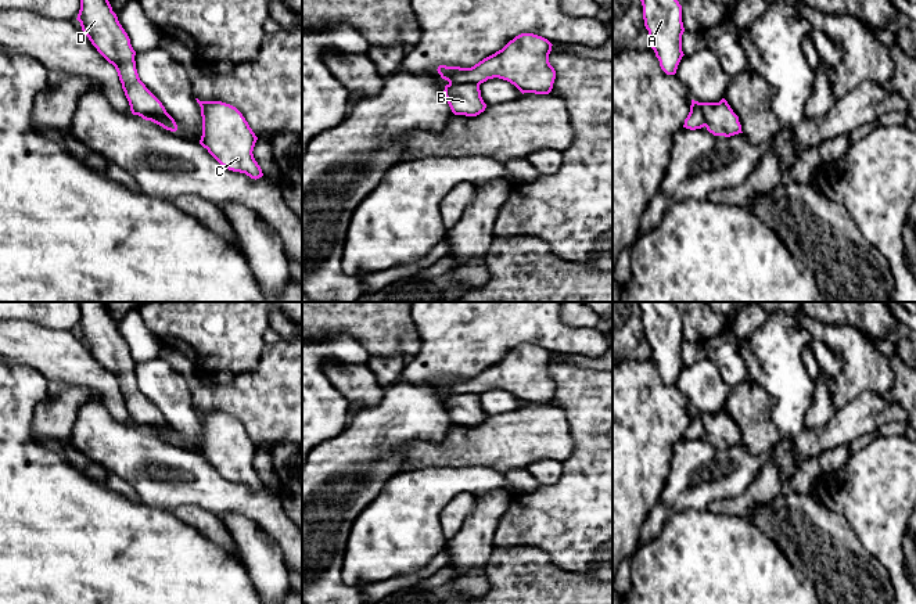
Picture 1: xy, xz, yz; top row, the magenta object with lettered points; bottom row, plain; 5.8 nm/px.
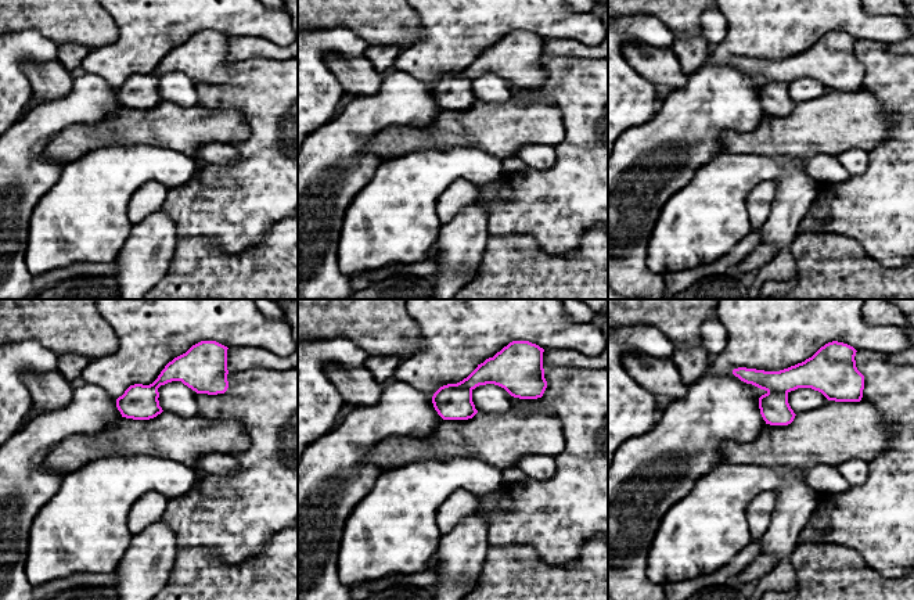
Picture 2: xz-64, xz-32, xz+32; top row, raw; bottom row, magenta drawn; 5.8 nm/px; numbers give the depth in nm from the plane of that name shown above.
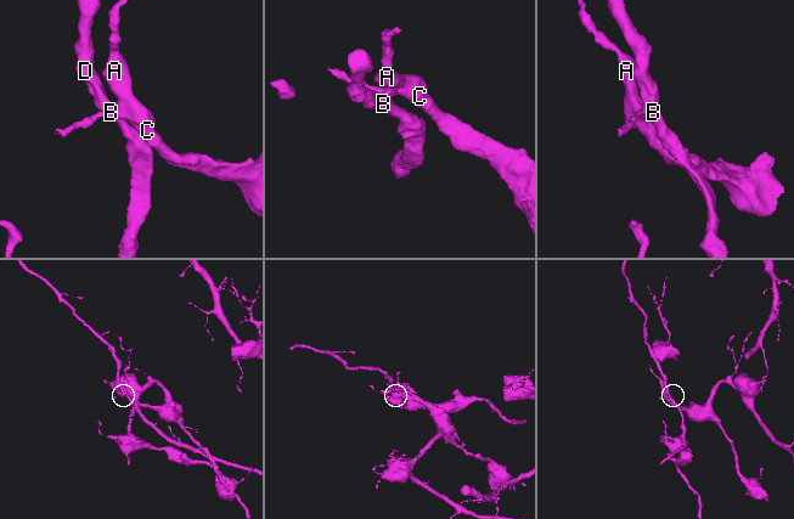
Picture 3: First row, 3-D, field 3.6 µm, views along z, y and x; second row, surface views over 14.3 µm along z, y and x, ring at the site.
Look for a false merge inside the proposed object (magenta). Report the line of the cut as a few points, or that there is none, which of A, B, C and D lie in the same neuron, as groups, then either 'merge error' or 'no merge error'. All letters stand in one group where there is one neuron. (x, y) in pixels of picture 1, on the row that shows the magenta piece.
cut xz (449, 81), (476, 82), (478, 85); groups A C / B D; merge error

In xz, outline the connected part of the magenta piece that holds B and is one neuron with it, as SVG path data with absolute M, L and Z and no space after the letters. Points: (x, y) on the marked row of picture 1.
M452 83L445 86L446 101L455 115L477 116L485 111L486 104L481 97L477 83Z

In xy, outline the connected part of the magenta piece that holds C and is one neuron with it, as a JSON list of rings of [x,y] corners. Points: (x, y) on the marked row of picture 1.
[[[195,100],[202,116],[200,144],[226,169],[255,180],[262,177],[262,169],[252,154],[258,137],[243,114],[222,101]]]

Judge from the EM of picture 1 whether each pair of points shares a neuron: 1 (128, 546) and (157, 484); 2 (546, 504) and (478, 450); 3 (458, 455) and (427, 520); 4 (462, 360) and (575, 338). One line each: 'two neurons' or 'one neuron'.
1: two neurons
2: two neurons
3: two neurons
4: one neuron

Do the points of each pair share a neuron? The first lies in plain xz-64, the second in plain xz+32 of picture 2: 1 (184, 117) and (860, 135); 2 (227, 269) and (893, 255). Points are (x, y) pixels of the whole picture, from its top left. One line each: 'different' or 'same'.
1: same
2: different

